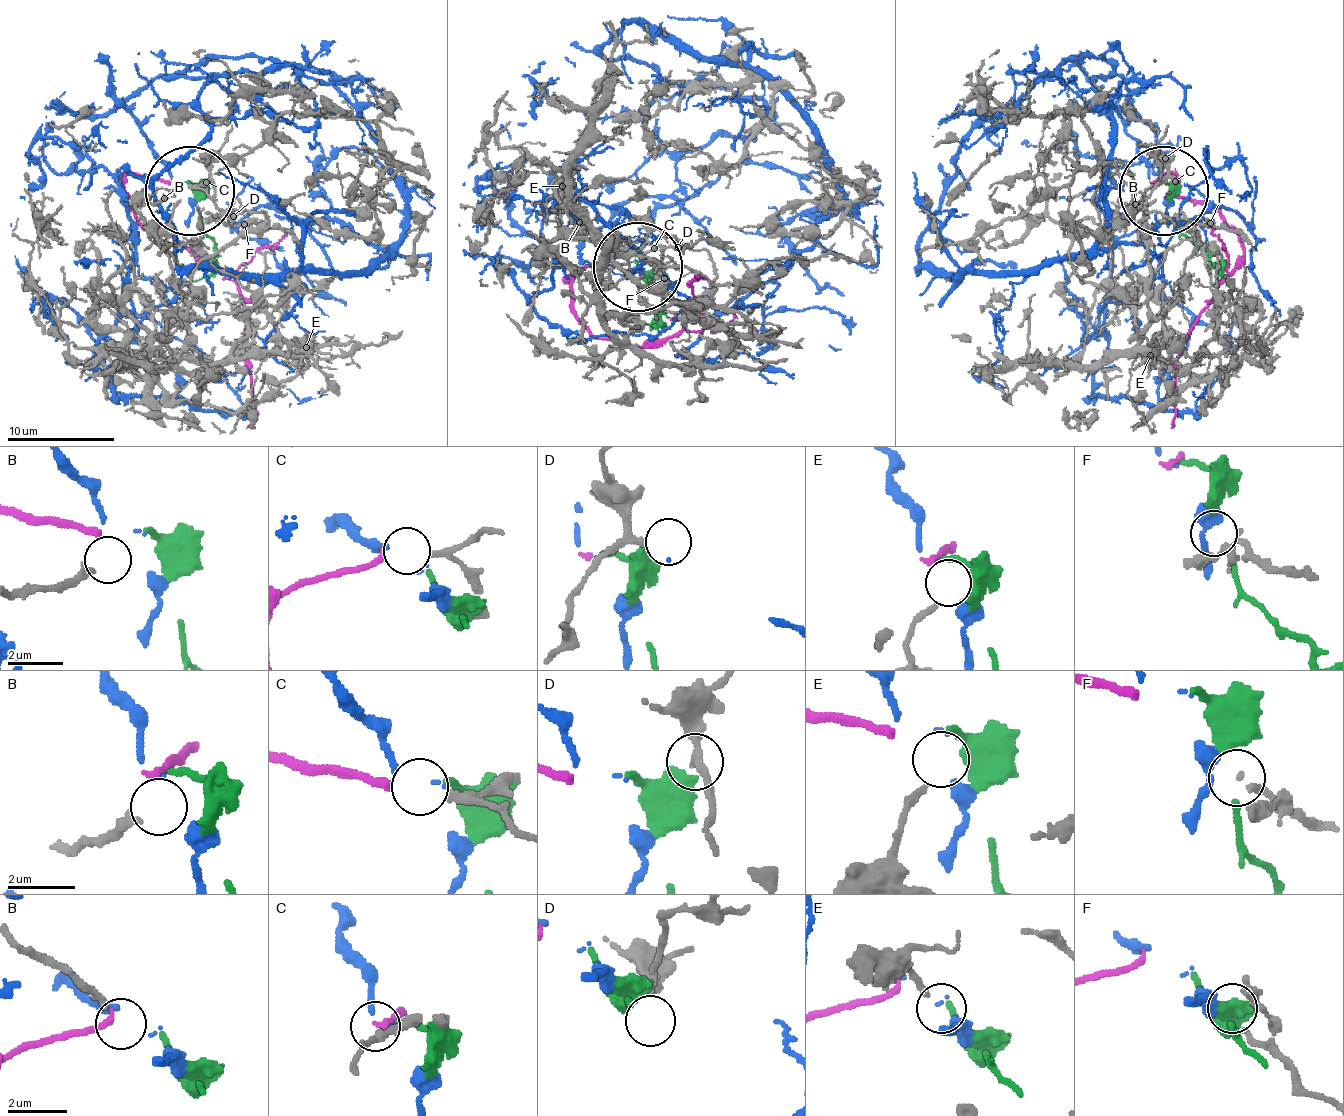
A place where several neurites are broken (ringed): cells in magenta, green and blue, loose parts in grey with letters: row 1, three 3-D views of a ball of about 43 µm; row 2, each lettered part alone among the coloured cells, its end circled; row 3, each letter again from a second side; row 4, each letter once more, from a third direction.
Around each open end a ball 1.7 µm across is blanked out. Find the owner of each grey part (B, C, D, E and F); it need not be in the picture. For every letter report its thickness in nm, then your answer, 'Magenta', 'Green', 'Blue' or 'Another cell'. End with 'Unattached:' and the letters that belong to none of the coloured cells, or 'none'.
B: Thickness 240 nm. Another cell
C: Thickness 200 nm. Magenta
D: Thickness 200 nm. Another cell
E: Thickness 200 nm. Another cell
F: Thickness 200 nm. Blue
Unattached: B, D, E

